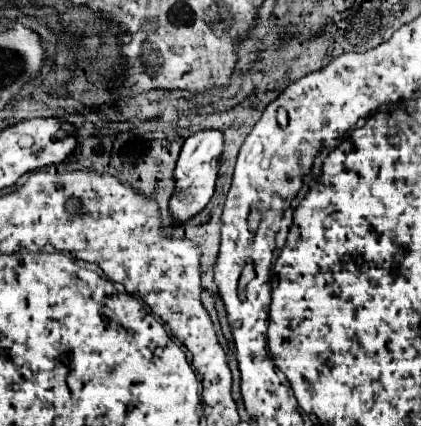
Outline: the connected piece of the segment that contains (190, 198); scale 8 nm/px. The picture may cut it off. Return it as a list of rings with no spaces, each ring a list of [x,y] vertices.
[[[218,128],[200,130],[196,134],[192,134],[190,138],[186,138],[178,164],[176,164],[176,170],[174,170],[176,192],[170,200],[170,212],[174,214],[174,218],[178,222],[184,222],[184,220],[192,218],[194,214],[198,214],[206,206],[206,202],[212,198],[220,162],[222,162],[222,148],[224,148],[224,134]]]

